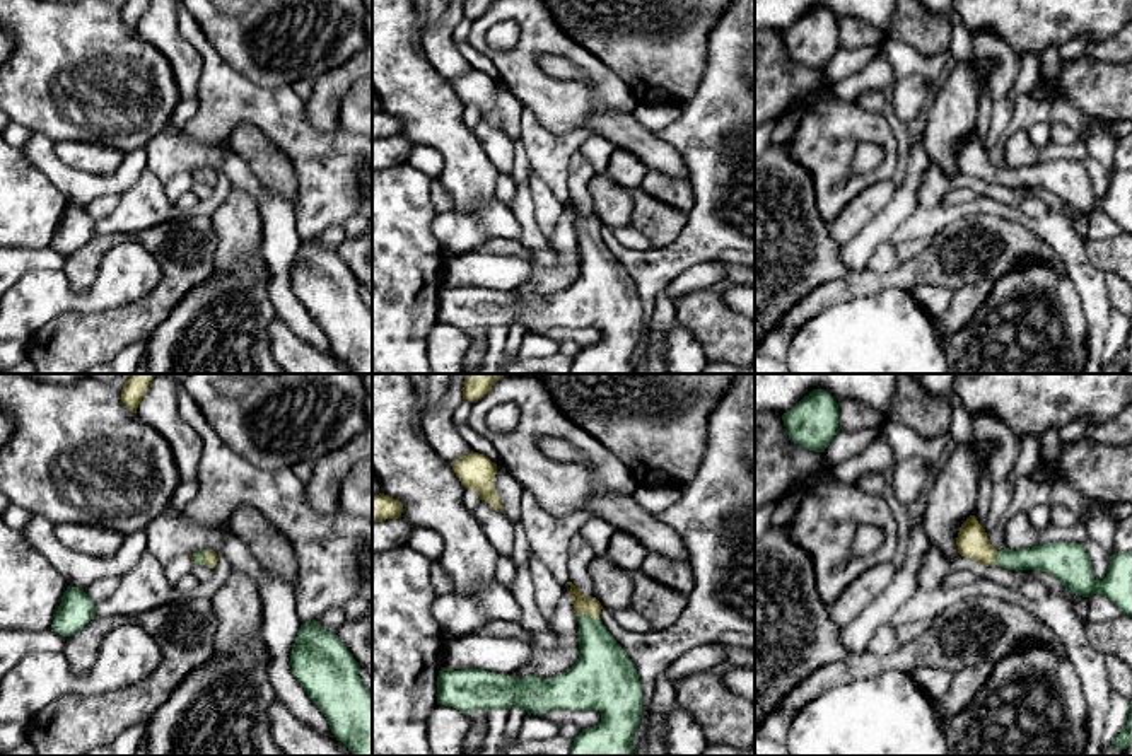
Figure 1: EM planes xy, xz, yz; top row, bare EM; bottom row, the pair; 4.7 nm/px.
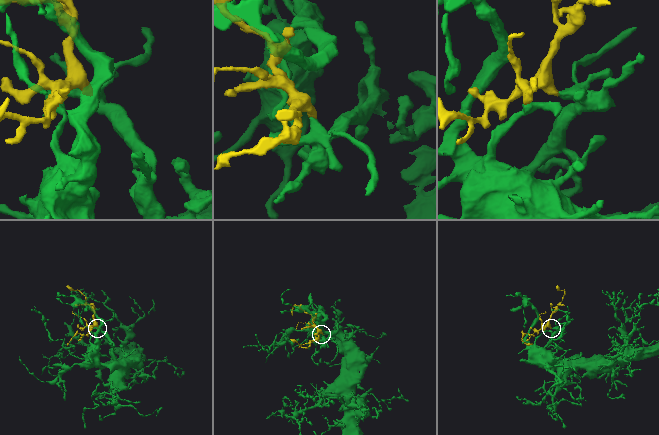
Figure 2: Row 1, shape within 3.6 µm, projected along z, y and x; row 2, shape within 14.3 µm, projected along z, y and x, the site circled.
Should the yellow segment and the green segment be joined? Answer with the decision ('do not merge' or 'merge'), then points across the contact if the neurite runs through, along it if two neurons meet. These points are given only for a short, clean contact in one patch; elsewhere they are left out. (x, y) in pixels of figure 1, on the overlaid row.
merge; runs through xz (591, 606), (588, 615), (603, 664)

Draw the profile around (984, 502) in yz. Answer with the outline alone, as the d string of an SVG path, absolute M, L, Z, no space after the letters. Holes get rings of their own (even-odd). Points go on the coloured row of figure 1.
M980 464L978 468L978 502L975 509L975 517L983 529L989 519L990 503L992 503L992 476L987 466Z

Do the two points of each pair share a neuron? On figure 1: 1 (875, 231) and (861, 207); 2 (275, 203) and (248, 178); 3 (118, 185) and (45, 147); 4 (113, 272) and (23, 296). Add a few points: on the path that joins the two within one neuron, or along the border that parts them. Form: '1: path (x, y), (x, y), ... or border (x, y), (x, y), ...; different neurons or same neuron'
1: border (895, 191), (892, 200), (842, 246); different neurons
2: path (268, 202), (251, 185); same neuron
3: path (98, 185), (74, 185), (55, 168); same neuron
4: path (93, 296), (46, 296); same neuron

